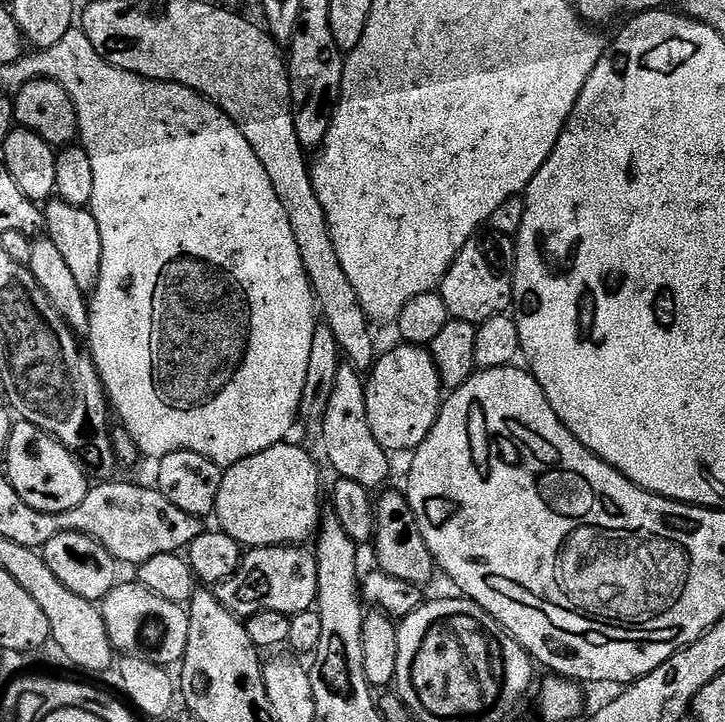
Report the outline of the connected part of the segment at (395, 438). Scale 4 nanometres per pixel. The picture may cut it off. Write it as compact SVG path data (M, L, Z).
M401 343L400 348L392 348L373 363L366 376L366 418L370 422L370 434L389 454L395 452L411 453L430 434L440 413L442 385L440 375L434 366L432 353L427 347Z

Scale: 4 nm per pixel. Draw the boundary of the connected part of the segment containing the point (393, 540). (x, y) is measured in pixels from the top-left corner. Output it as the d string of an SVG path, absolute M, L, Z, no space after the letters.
M381 491L374 504L376 507L374 545L376 544L376 560L380 563L377 564L379 571L404 582L425 586L424 584L431 582L432 575L437 575L436 560L422 538L422 530L418 530L418 522L414 518L414 510L407 495L403 491L388 491Z

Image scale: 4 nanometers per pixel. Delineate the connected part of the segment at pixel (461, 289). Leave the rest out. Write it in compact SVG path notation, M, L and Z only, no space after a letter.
M491 230L472 236L456 255L456 261L444 275L438 289L446 302L449 317L477 325L495 316L505 315L513 307L512 273L515 267L516 246L513 237L499 236Z

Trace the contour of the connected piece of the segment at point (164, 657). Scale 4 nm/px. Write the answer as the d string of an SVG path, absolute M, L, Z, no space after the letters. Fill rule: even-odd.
M120 582L110 590L108 596L104 597L99 610L106 624L112 647L117 653L136 656L139 660L149 660L161 666L176 666L183 661L186 654L186 638L190 638L190 622L187 611L181 605L166 602L166 598L158 598L154 590L146 590L146 586L142 586L139 582L132 584Z

